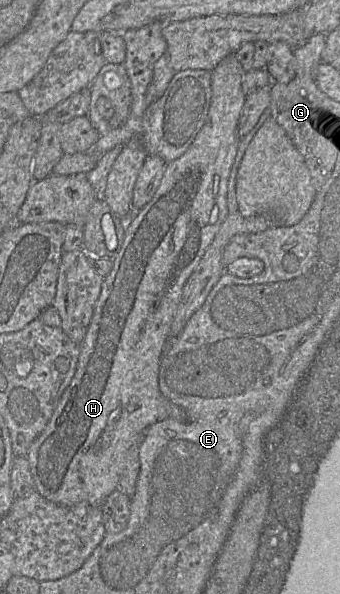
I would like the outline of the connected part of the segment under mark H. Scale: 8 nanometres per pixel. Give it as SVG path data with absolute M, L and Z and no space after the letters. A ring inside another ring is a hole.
M236 53L230 54L224 58L211 71L212 98L206 123L199 131L187 151L181 157L167 163L161 184L152 199L142 209L135 210L133 216L128 220L123 245L118 255L113 259L112 270L103 281L101 293L96 302L85 338L80 345L80 354L75 374L69 386L65 389L58 401L46 427L32 442L27 455L25 456L30 465L36 491L51 502L62 506L73 506L79 503L102 506L107 497L114 490L119 488L119 480L127 451L134 443L139 440L141 441L141 438L147 428L152 424L167 418L174 418L177 420L184 420L186 418L185 411L181 407L169 401L159 389L158 377L160 360L169 340L171 325L183 287L200 263L208 247L212 244L221 225L229 215L227 208L228 179L241 141L238 136L238 122L247 98L242 89L242 81L245 73L246 72L239 62Z

